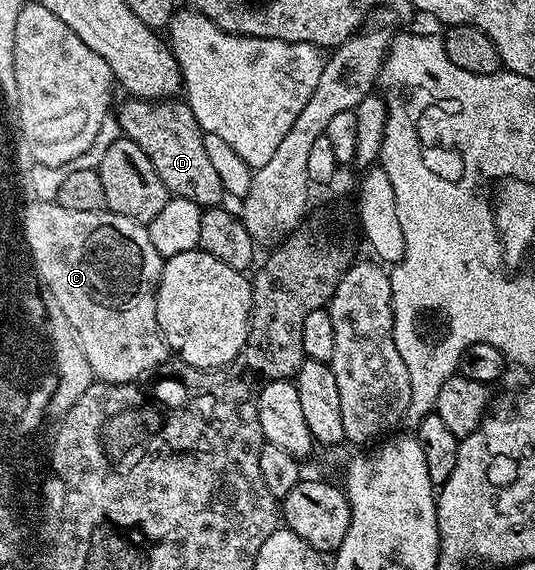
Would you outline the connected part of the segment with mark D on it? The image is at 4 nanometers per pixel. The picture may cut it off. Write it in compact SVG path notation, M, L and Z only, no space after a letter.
M125 99L120 108L120 128L130 142L142 146L142 154L150 158L158 178L168 187L172 196L181 196L199 204L201 209L214 208L225 203L226 193L222 178L218 178L204 145L205 132L194 118L187 102L167 100Z

